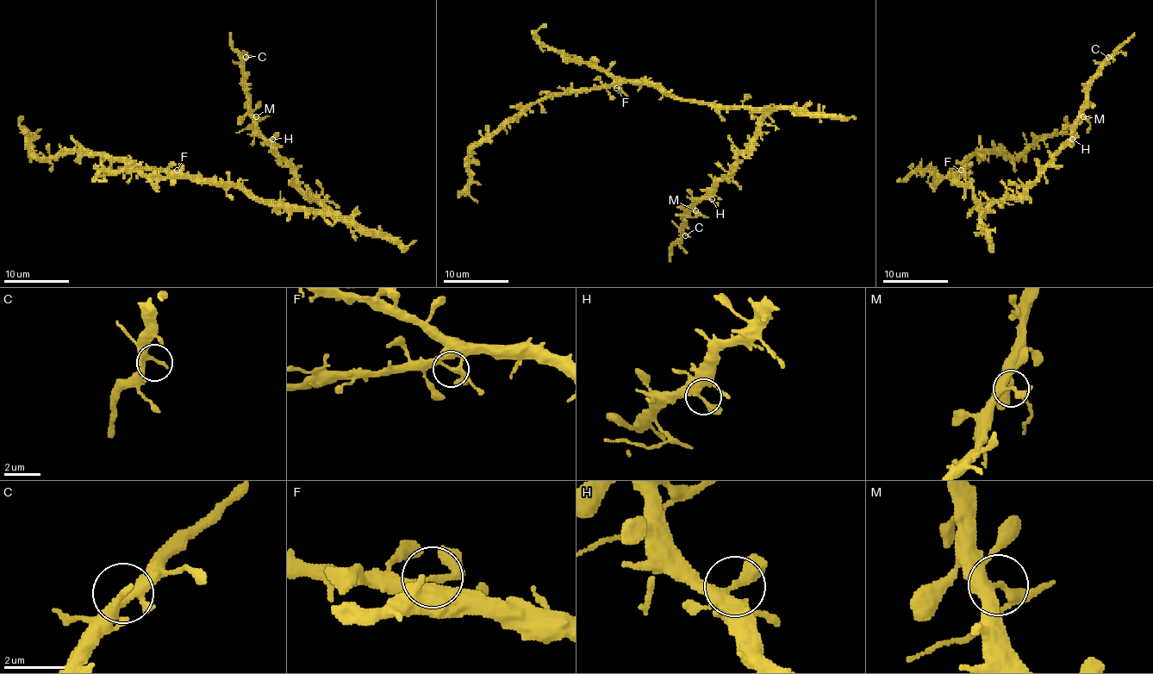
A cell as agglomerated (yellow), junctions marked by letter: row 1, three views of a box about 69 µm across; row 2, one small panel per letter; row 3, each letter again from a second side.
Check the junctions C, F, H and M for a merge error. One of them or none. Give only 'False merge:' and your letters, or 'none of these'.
False merge: M

